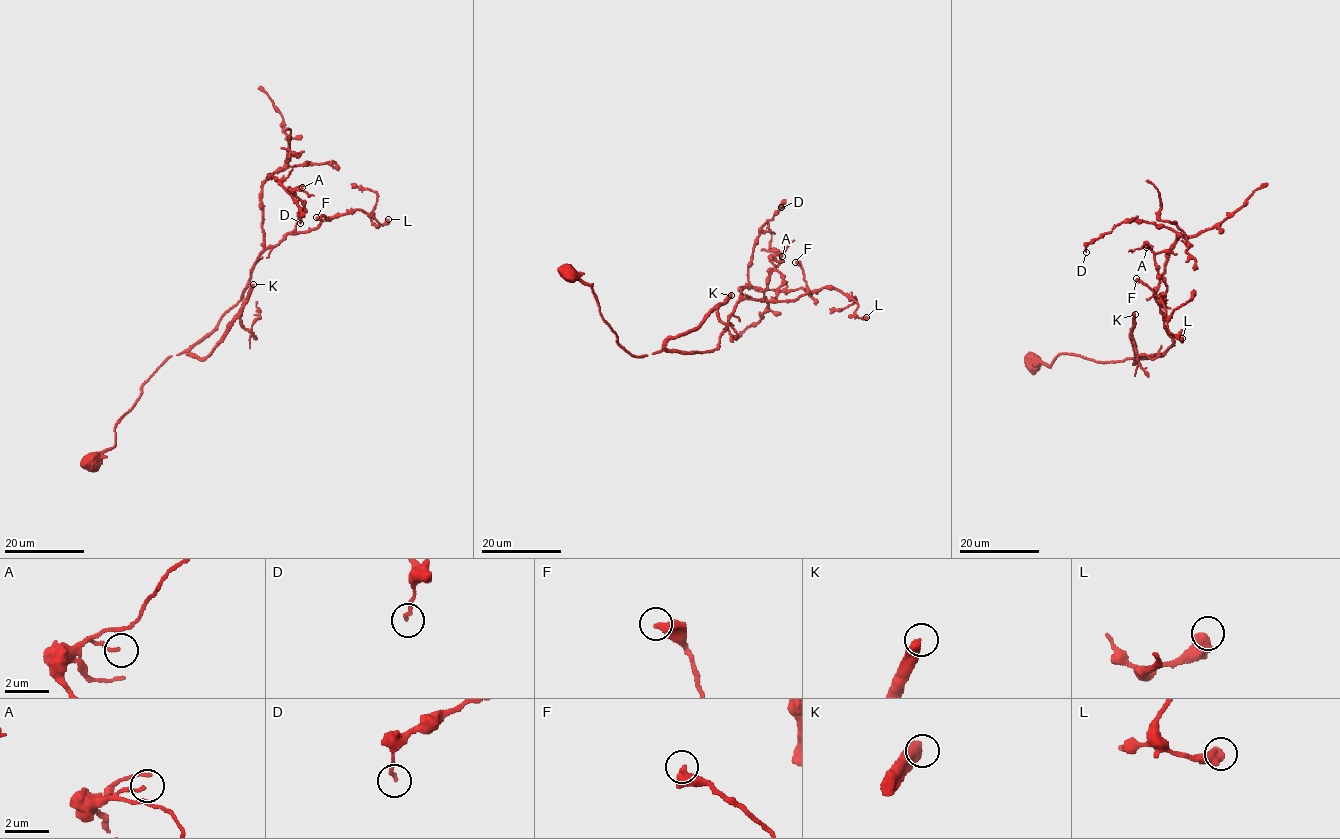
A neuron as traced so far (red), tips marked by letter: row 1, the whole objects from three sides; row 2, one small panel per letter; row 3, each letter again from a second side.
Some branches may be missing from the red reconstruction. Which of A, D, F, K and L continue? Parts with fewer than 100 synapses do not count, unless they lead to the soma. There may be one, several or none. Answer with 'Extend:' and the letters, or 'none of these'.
Extend: K

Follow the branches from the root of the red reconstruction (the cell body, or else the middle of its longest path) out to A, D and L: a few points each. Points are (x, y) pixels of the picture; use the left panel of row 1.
A: (93, 461), (114, 446), (144, 382), (241, 299), (257, 257), (295, 228), (302, 187)
D: (93, 461), (114, 446), (116, 423), (144, 382), (241, 299), (264, 247), (269, 175), (292, 196), (300, 223)
L: (93, 461), (114, 446), (116, 423), (144, 382), (241, 299), (262, 252), (355, 209), (377, 226), (388, 219)

